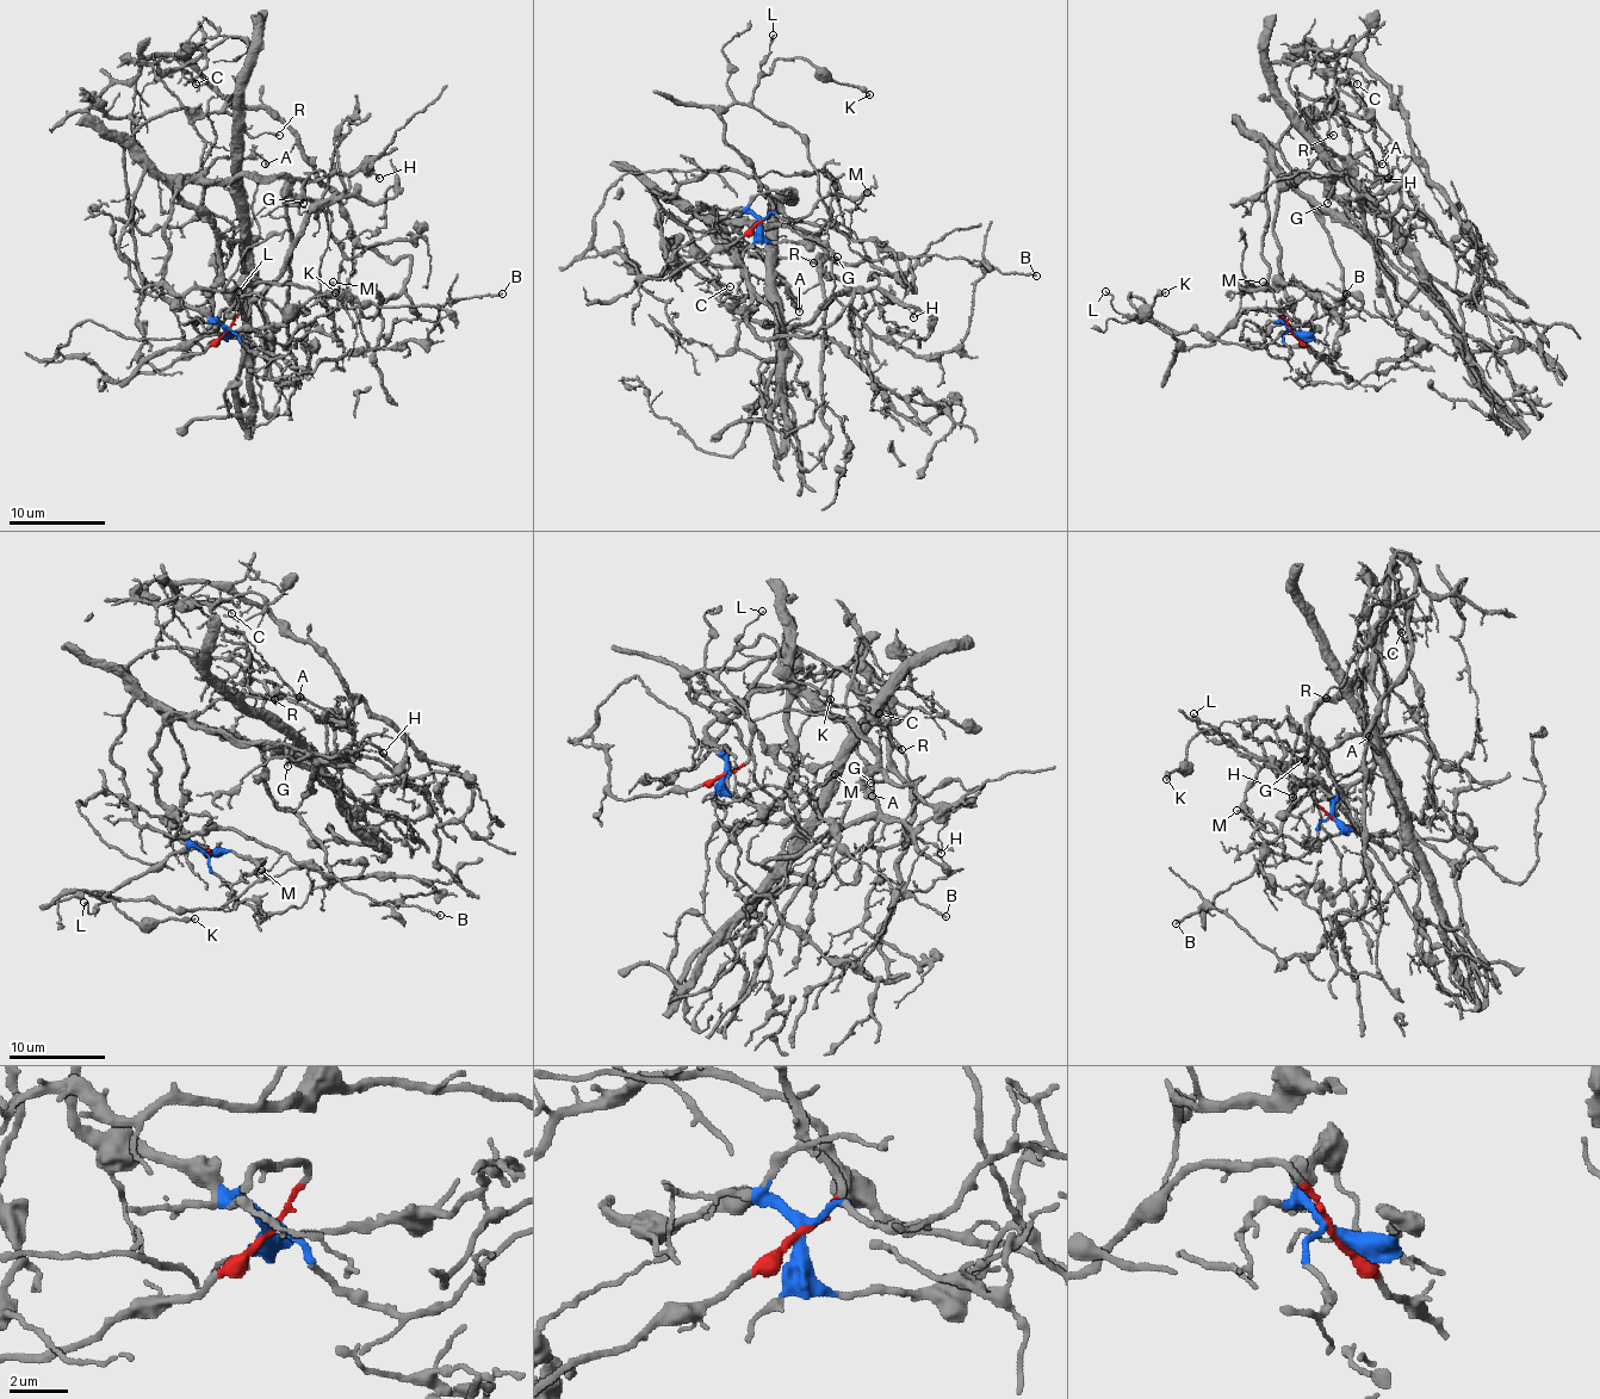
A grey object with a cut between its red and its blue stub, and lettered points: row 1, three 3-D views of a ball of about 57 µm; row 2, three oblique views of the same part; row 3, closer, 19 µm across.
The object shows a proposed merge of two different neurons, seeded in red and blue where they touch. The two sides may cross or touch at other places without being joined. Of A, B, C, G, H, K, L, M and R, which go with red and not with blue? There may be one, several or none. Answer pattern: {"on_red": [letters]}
{"on_red": ["K", "L"]}

